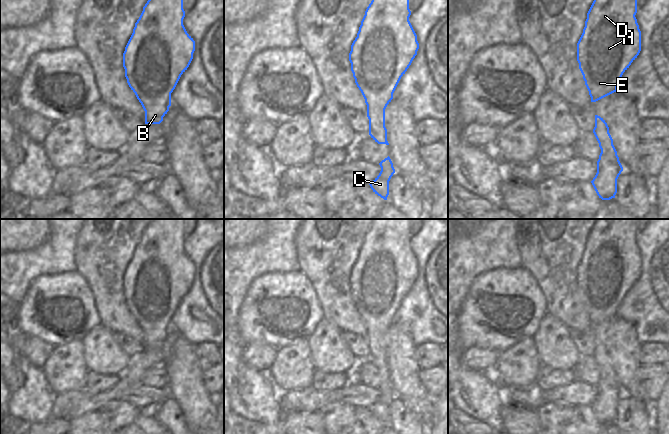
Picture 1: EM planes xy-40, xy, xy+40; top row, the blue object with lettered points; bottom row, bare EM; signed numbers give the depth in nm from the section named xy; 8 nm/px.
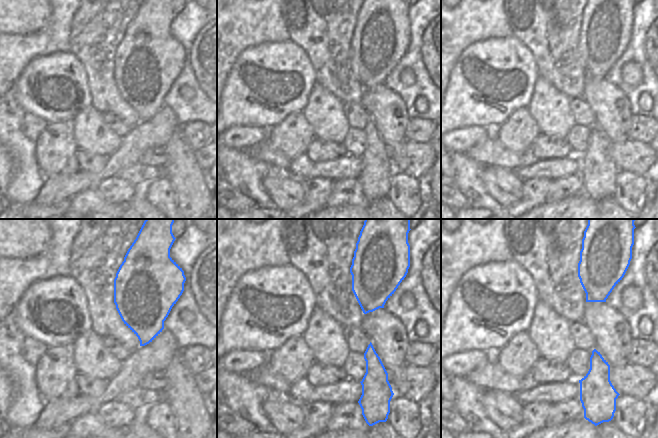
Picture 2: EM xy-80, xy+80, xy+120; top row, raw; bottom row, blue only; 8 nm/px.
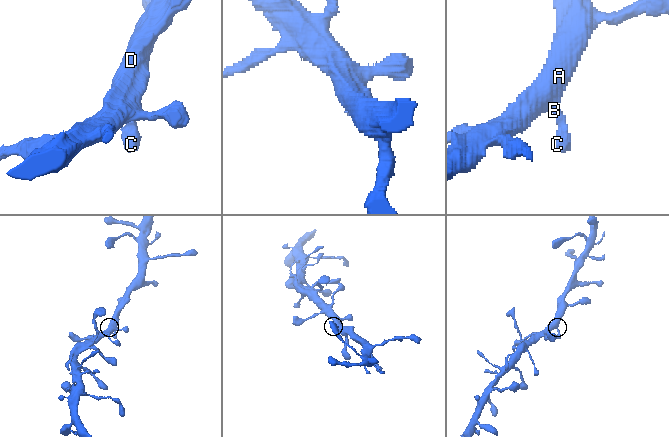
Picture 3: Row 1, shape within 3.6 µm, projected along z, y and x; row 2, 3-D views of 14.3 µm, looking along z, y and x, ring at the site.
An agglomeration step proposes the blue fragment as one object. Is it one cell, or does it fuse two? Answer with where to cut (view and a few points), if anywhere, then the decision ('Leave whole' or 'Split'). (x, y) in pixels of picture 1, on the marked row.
No split. Leave whole.

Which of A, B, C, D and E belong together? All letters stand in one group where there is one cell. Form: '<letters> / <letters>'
A B C D E

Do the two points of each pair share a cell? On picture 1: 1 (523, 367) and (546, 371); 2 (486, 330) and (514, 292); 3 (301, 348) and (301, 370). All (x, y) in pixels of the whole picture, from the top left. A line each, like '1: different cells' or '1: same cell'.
1: different cells
2: same cell
3: same cell

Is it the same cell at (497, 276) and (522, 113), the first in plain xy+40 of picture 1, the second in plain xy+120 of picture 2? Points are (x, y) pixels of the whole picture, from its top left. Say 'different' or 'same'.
different

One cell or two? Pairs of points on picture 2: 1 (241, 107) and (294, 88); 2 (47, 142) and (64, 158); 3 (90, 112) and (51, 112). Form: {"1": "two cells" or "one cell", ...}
{"1": "one cell", "2": "one cell", "3": "two cells"}

